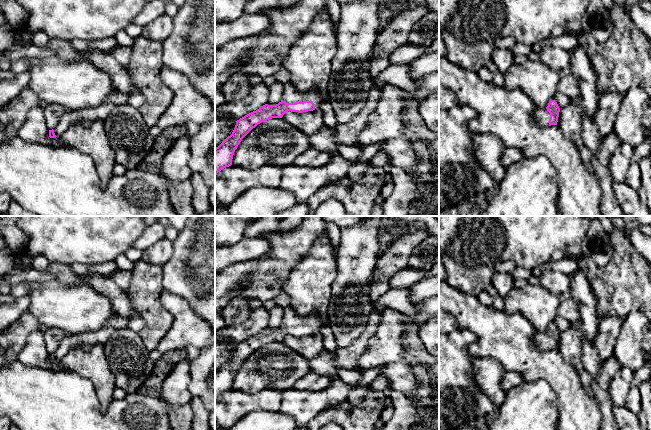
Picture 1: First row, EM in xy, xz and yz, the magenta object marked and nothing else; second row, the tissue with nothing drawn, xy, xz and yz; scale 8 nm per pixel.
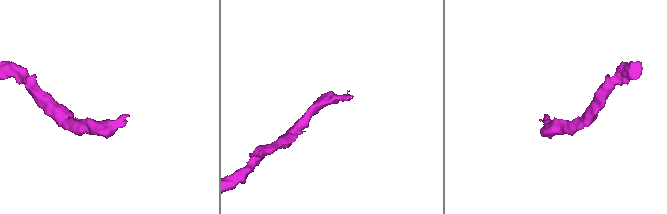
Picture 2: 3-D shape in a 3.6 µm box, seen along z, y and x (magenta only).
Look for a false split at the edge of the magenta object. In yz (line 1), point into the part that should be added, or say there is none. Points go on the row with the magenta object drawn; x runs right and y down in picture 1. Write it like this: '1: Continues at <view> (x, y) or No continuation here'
1: Continues at yz (542, 116)

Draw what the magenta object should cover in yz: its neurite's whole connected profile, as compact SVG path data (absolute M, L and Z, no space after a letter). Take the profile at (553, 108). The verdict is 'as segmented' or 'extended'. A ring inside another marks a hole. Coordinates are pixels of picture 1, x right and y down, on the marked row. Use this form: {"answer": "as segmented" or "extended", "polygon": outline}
{"answer": "extended", "polygon": "M550 100L546 108L534 110L534 117L542 127L557 125L560 108L555 100Z"}

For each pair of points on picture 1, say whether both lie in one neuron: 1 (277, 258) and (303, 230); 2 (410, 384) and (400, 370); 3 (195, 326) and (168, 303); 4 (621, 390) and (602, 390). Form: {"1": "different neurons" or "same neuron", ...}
{"1": "same neuron", "2": "same neuron", "3": "same neuron", "4": "different neurons"}

